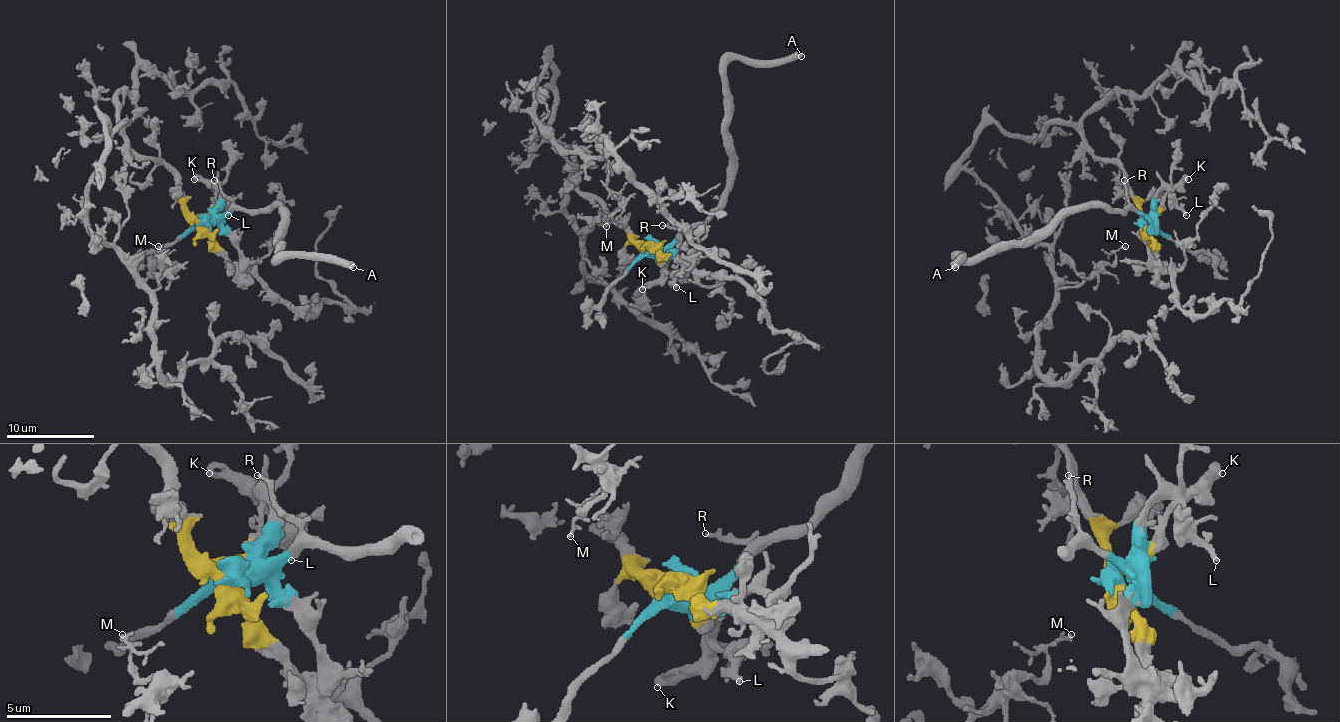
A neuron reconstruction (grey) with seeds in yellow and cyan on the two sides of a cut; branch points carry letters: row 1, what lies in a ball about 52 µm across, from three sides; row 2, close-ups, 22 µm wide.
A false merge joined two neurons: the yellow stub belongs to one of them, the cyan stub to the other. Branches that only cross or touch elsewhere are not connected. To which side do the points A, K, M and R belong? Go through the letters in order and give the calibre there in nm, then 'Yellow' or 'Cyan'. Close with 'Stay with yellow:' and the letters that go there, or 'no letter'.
A: Thickness 480 nm. Cyan
K: Thickness 360 nm. Cyan
M: Thickness 160 nm. Yellow
R: Thickness 220 nm. Cyan
Stay with yellow: M

